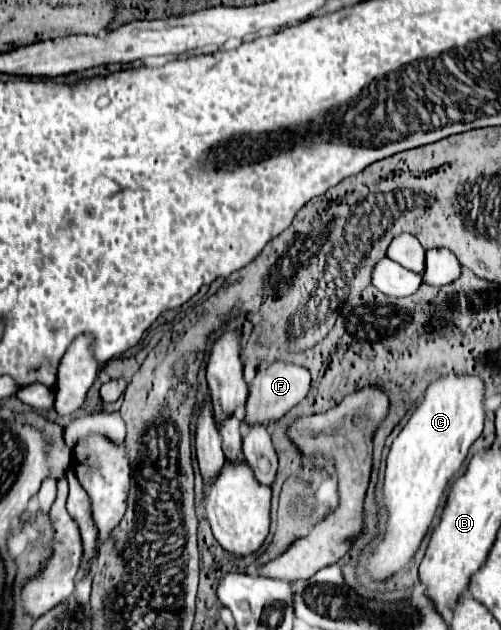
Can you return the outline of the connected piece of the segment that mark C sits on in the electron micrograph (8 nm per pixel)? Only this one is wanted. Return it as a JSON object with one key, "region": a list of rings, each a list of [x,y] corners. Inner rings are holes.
{"region":[[[449,374],[437,378],[427,388],[421,406],[413,412],[407,426],[393,440],[383,484],[389,526],[381,532],[379,546],[367,566],[373,578],[387,580],[413,558],[429,530],[443,492],[465,462],[471,444],[483,432],[483,394],[485,384],[477,376]]]}

